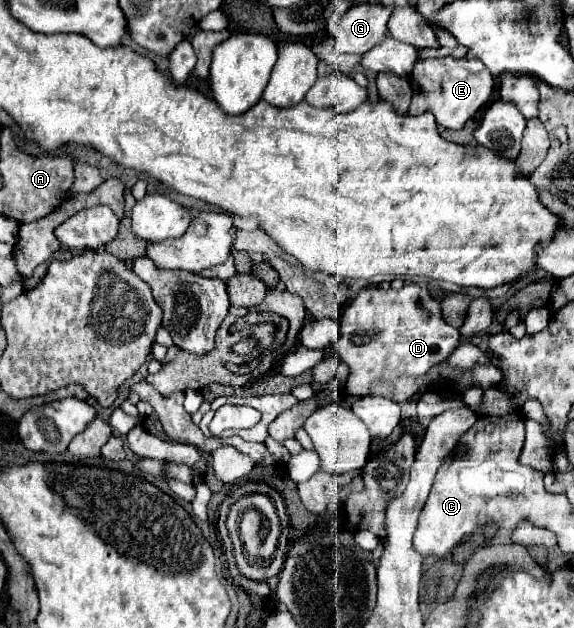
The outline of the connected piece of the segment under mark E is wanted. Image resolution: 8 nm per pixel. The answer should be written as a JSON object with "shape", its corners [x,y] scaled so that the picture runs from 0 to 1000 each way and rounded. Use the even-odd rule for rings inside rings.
{"shape":[[[742,94],[721,104],[714,119],[718,135],[718,164],[714,183],[753,177],[760,196],[774,205],[805,205],[808,196],[826,186],[826,180],[854,158],[861,142],[857,116],[833,94]]]}

